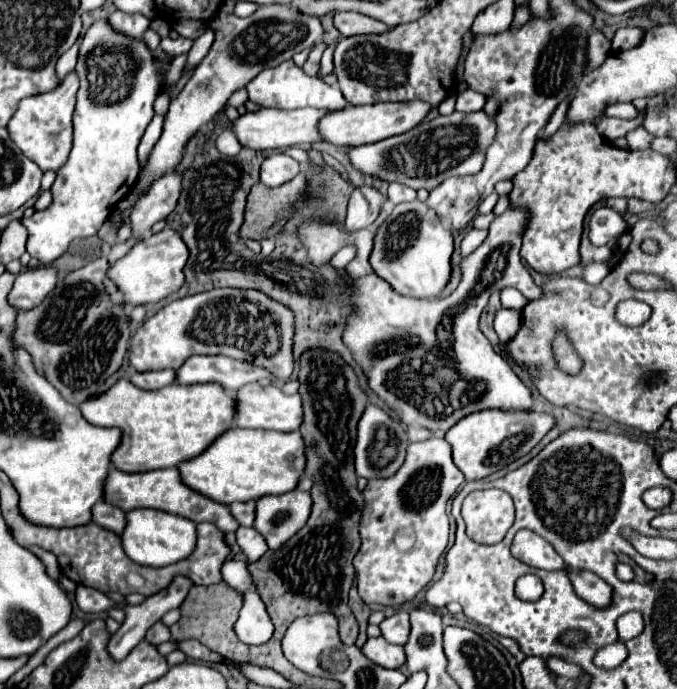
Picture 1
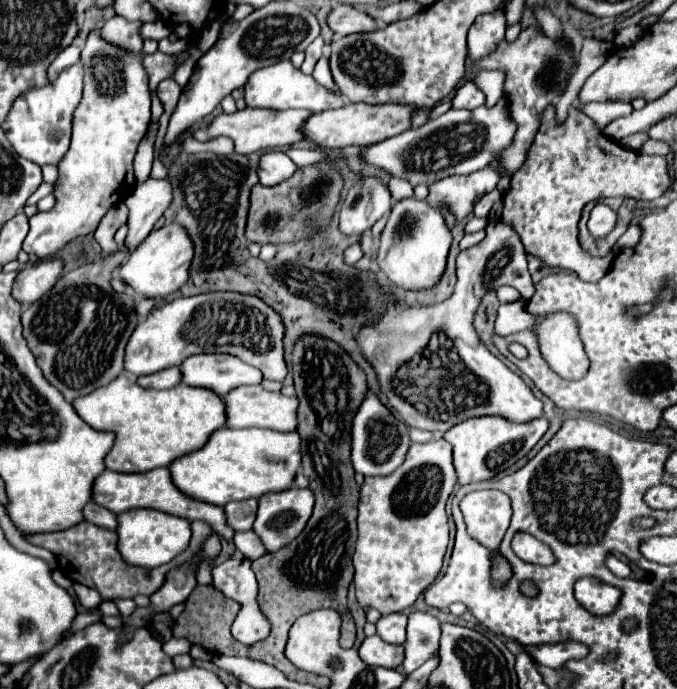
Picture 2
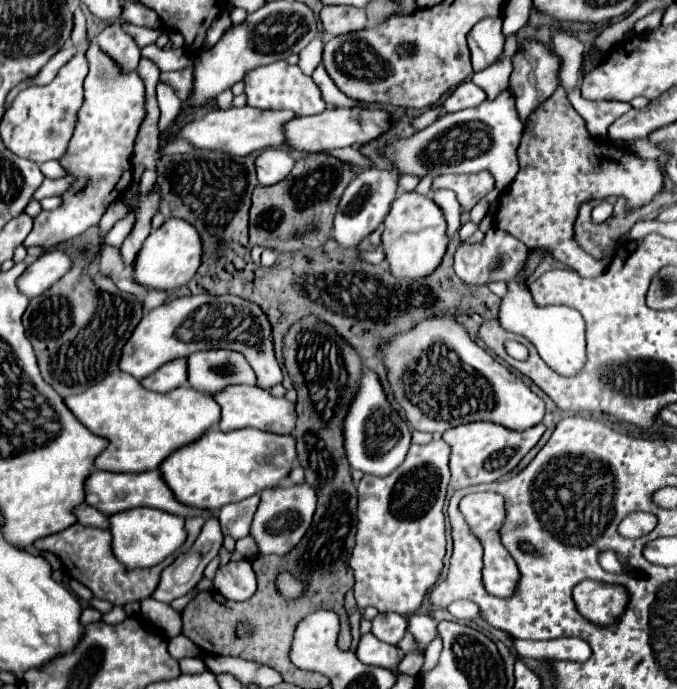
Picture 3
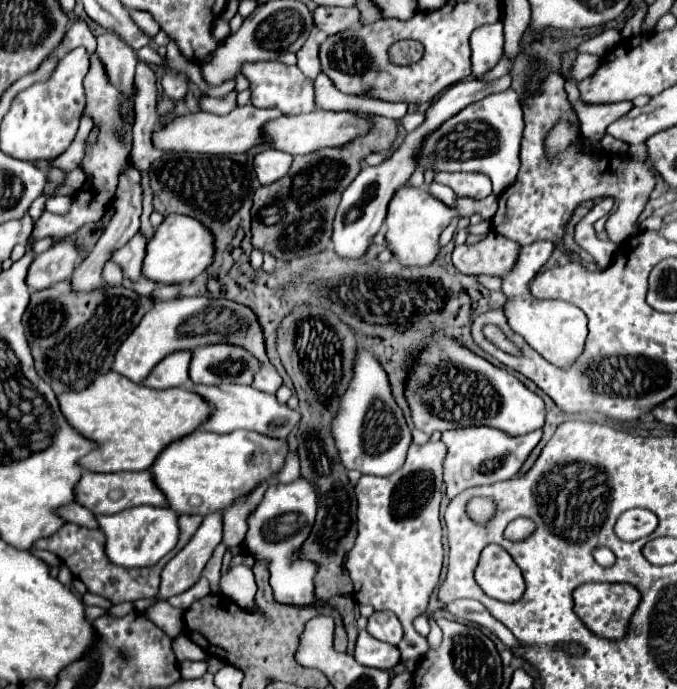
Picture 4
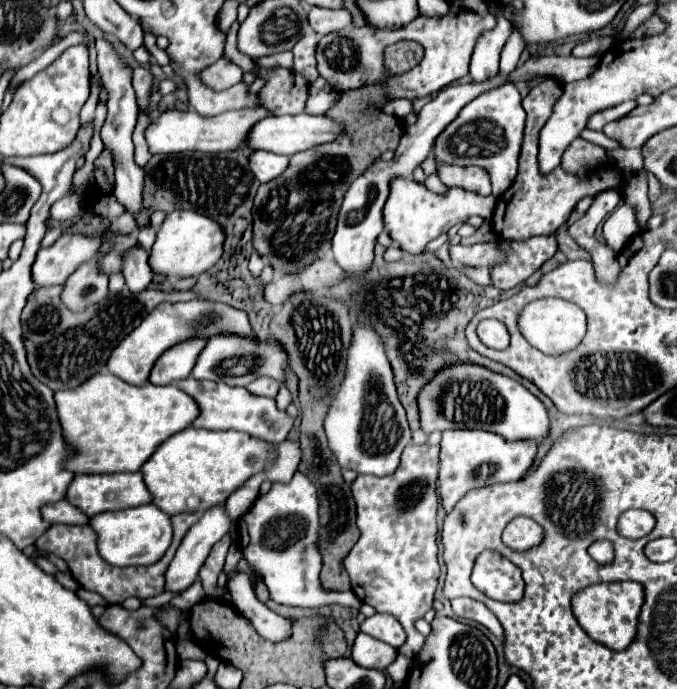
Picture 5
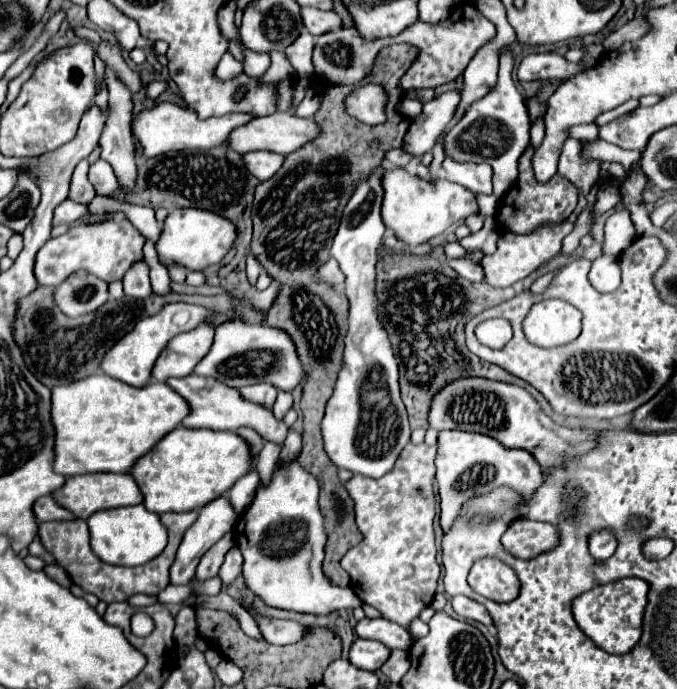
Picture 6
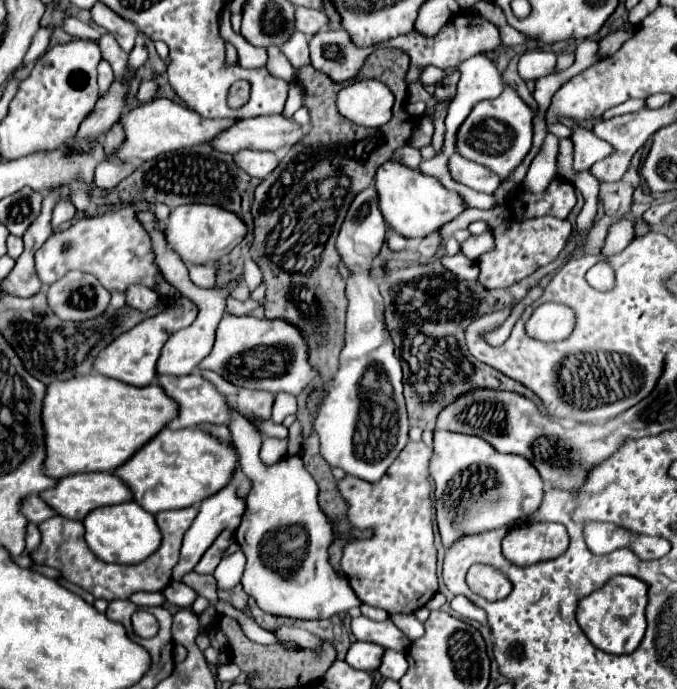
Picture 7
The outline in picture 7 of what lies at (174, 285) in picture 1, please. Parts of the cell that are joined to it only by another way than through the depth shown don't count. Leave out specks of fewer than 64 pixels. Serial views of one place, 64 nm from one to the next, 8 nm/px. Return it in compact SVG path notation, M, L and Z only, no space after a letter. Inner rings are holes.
M188 204L172 210L166 222L166 234L168 246L174 248L184 262L206 264L230 254L248 234L248 226L240 216L226 208L220 208L218 204Z

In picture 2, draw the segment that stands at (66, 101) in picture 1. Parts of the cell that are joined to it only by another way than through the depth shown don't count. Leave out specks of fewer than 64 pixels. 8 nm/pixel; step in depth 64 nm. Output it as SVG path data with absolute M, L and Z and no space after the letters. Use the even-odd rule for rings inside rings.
M80 62L68 66L60 72L60 76L42 88L32 88L18 96L2 124L8 142L16 148L20 156L26 160L36 162L38 166L44 164L58 164L60 158L66 154L70 146L70 132L72 132L72 114L80 104L82 96L82 76L84 68Z

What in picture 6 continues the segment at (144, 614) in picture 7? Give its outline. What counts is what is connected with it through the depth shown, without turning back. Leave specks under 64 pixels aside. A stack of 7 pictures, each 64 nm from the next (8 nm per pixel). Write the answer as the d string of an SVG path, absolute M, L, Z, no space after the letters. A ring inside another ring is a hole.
M138 611L131 618L131 631L133 634L145 637L154 629L154 622L146 613Z

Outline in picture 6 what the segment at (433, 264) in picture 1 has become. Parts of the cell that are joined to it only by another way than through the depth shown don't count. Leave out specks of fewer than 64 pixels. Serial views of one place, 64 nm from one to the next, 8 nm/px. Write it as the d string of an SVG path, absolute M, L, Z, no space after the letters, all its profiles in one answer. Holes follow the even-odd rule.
M394 168L382 176L384 202L382 202L382 220L386 228L392 228L398 240L406 244L422 244L430 238L446 232L450 226L462 222L470 214L478 212L474 194L460 184L452 184L444 178L422 180L416 174L410 174L404 168Z

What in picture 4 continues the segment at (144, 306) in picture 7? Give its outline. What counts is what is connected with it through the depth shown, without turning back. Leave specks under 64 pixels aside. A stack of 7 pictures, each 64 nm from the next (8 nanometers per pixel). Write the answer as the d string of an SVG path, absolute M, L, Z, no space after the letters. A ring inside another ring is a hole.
M136 234L126 246L116 250L112 254L112 260L122 268L124 276L132 282L138 282L144 278L142 274L142 262L146 256L146 238Z

